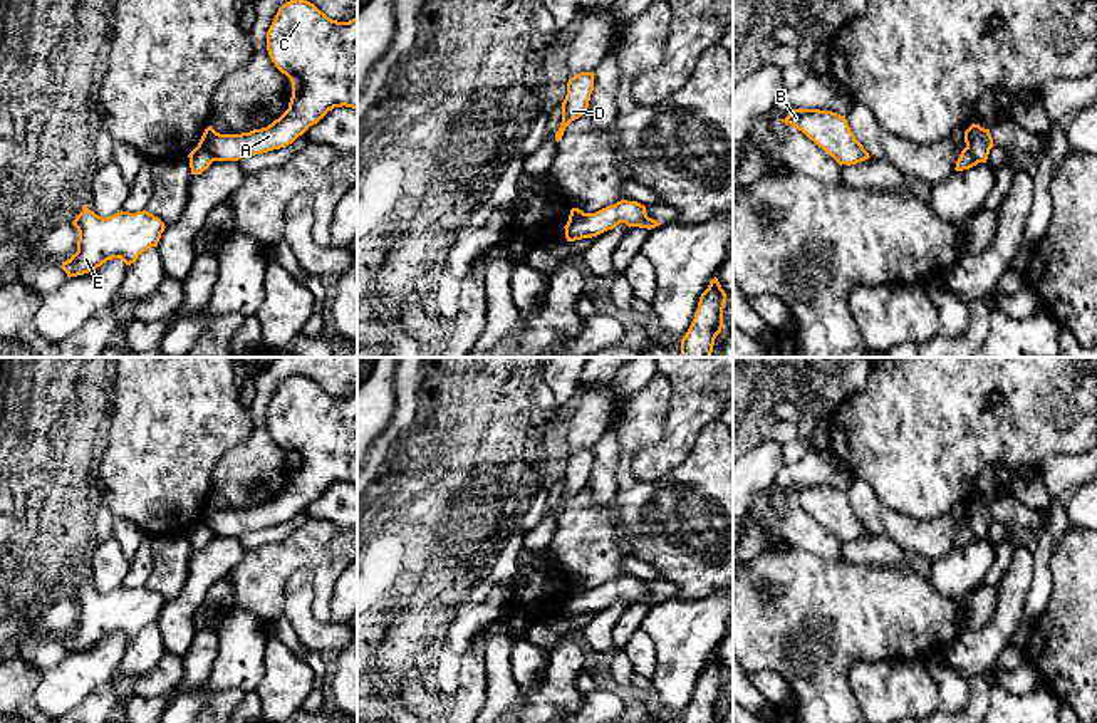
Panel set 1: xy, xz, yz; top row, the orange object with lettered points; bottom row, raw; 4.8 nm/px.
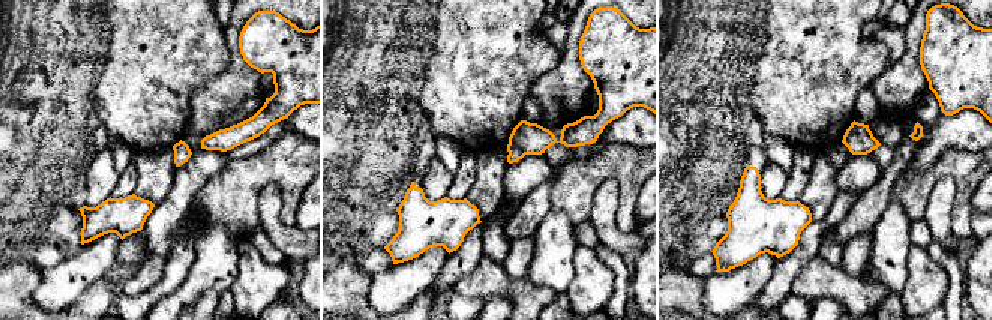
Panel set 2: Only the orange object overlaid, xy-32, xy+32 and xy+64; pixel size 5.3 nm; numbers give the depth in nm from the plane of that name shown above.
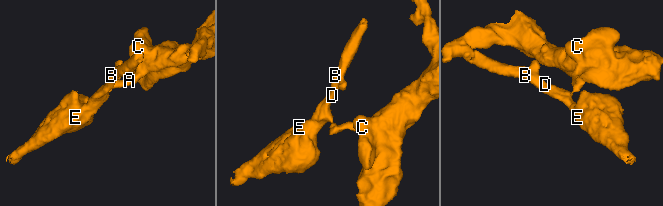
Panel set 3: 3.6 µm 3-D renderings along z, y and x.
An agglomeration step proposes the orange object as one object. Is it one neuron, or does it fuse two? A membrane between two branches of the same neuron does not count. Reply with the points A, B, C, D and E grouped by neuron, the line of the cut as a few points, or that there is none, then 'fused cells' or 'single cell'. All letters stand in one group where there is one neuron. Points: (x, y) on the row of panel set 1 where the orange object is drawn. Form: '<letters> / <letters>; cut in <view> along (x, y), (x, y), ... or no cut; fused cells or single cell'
A C / B D E; cut in xy along (198, 145), (213, 160); fused cells

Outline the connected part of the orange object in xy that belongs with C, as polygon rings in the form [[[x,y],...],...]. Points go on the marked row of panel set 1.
[[[307,0],[283,3],[268,32],[267,50],[275,67],[292,82],[289,109],[272,124],[242,134],[220,134],[208,126],[198,143],[213,161],[238,161],[292,144],[334,107],[357,111],[357,17],[349,22],[329,18]]]

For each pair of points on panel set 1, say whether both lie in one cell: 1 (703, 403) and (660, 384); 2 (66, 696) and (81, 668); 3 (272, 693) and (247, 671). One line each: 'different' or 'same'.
1: different
2: same
3: different

